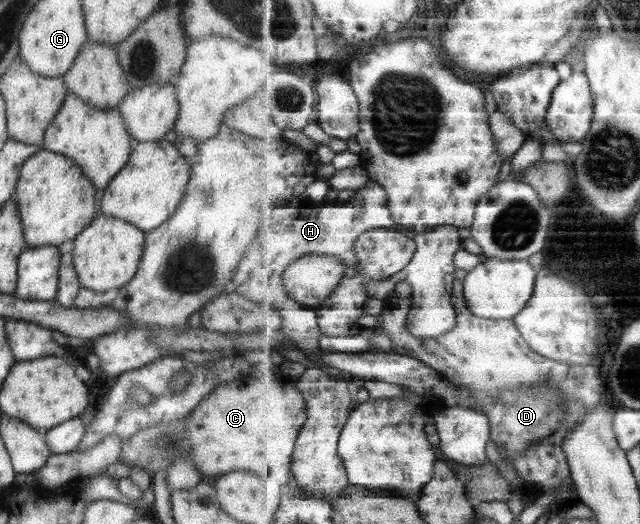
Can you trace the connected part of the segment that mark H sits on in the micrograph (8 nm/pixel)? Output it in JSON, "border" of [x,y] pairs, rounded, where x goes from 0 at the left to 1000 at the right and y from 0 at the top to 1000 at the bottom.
{"border":[[[573,344],[573,353],[558,365],[558,370],[542,385],[527,382],[508,387],[483,387],[480,391],[455,391],[430,399],[430,426],[423,433],[423,403],[414,403],[414,433],[405,433],[405,452],[398,464],[386,473],[383,490],[377,494],[373,510],[361,538],[361,552],[373,563],[397,576],[422,584],[427,580],[439,592],[444,624],[442,632],[464,651],[480,674],[503,674],[498,597],[491,588],[473,590],[473,582],[453,569],[444,542],[444,521],[448,510],[473,490],[477,483],[517,485],[536,494],[544,510],[561,517],[559,456],[569,443],[589,435],[617,437],[625,443],[644,443],[620,427],[609,397],[606,365],[591,344]]]}

